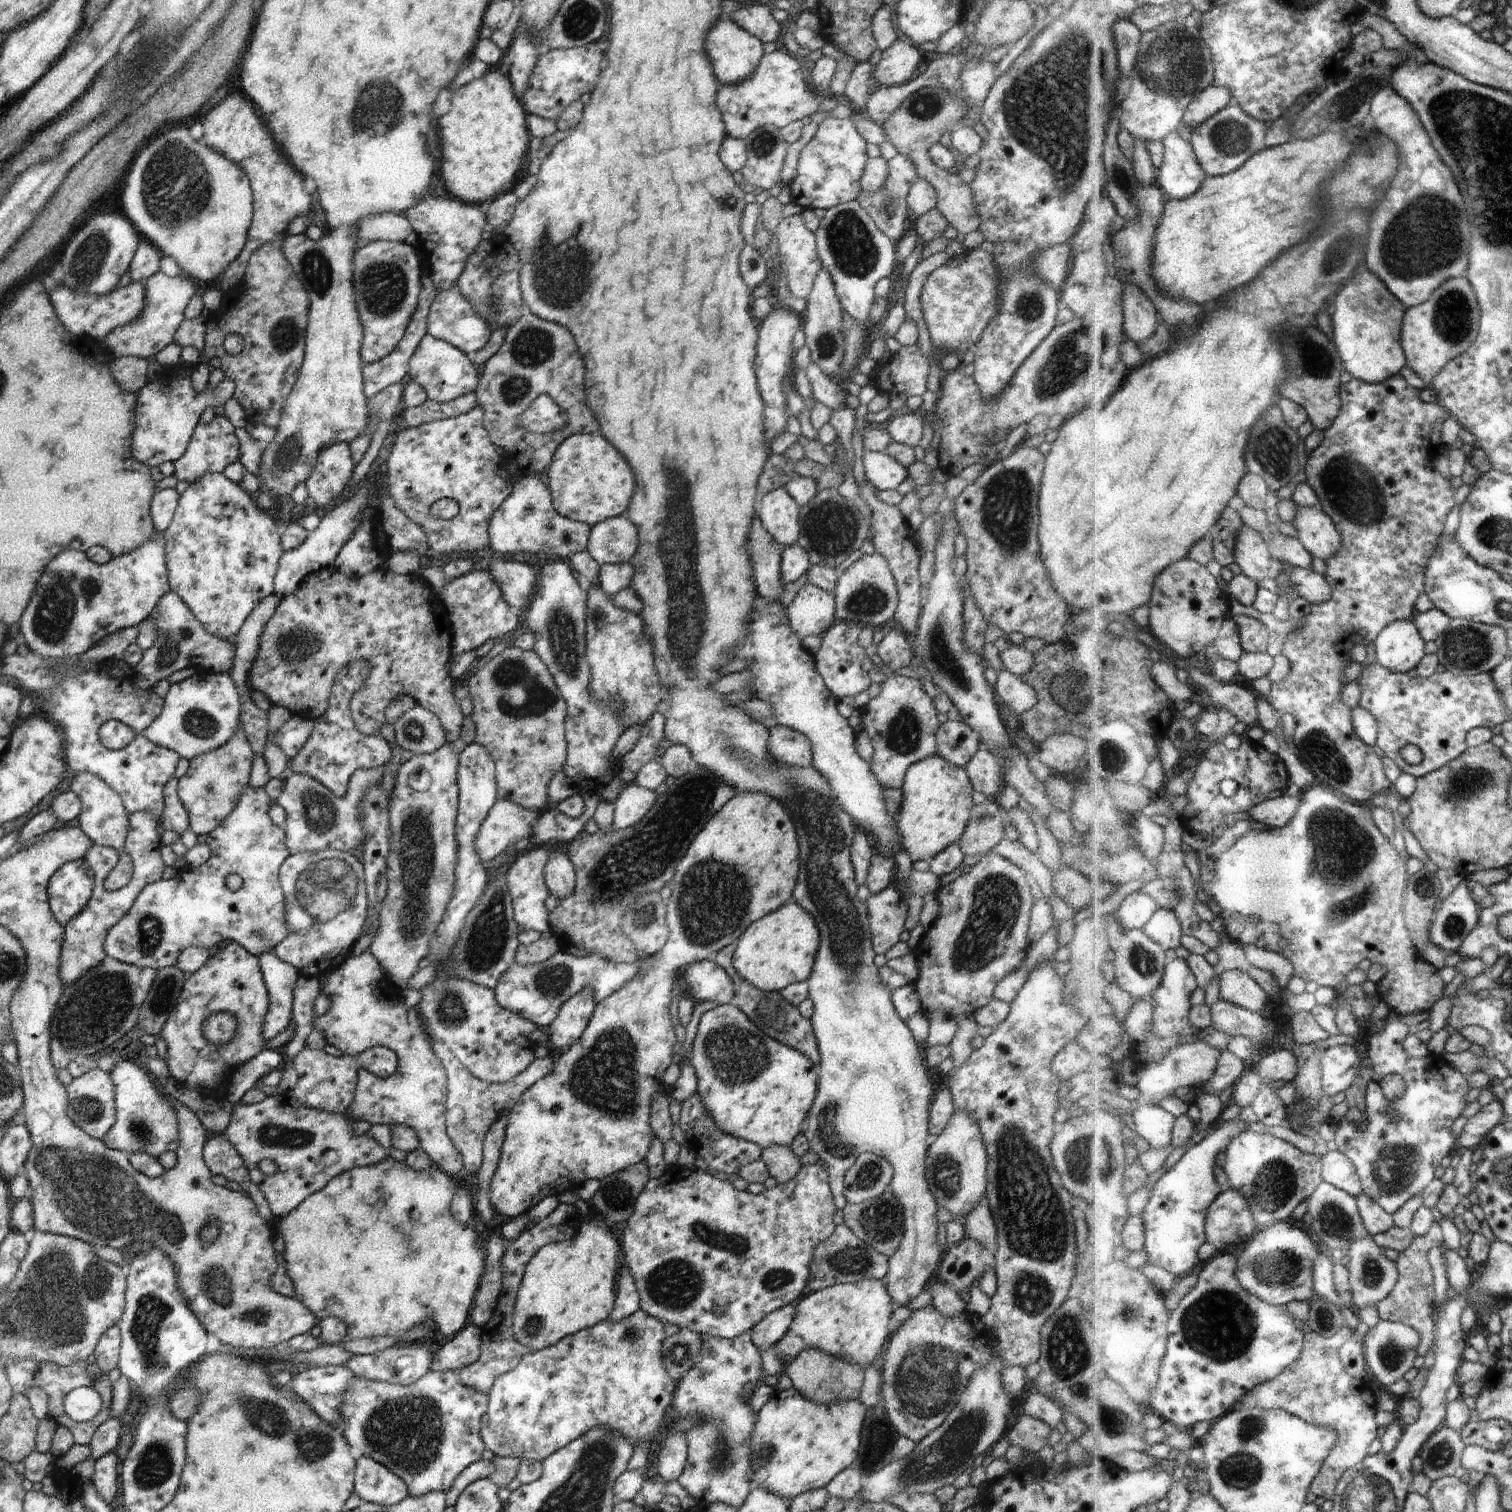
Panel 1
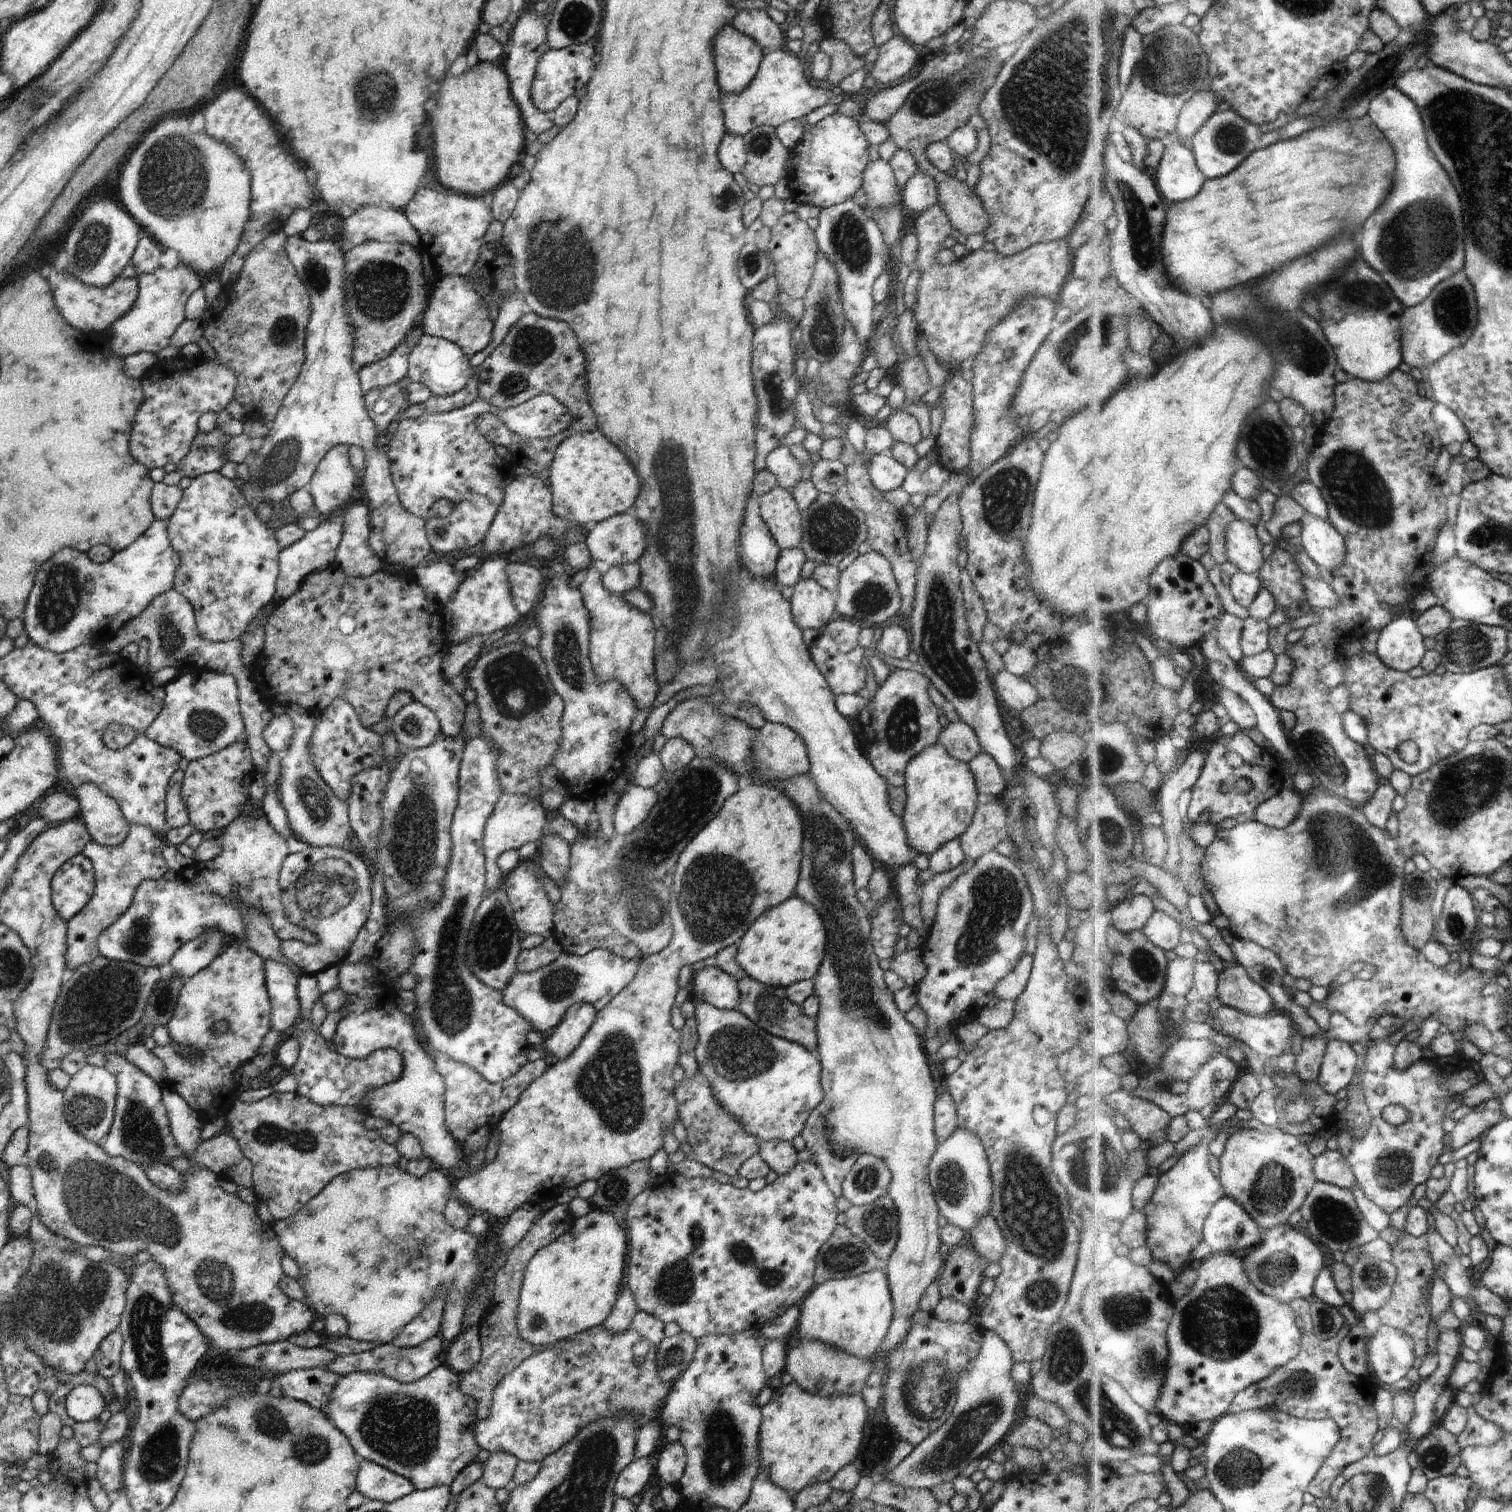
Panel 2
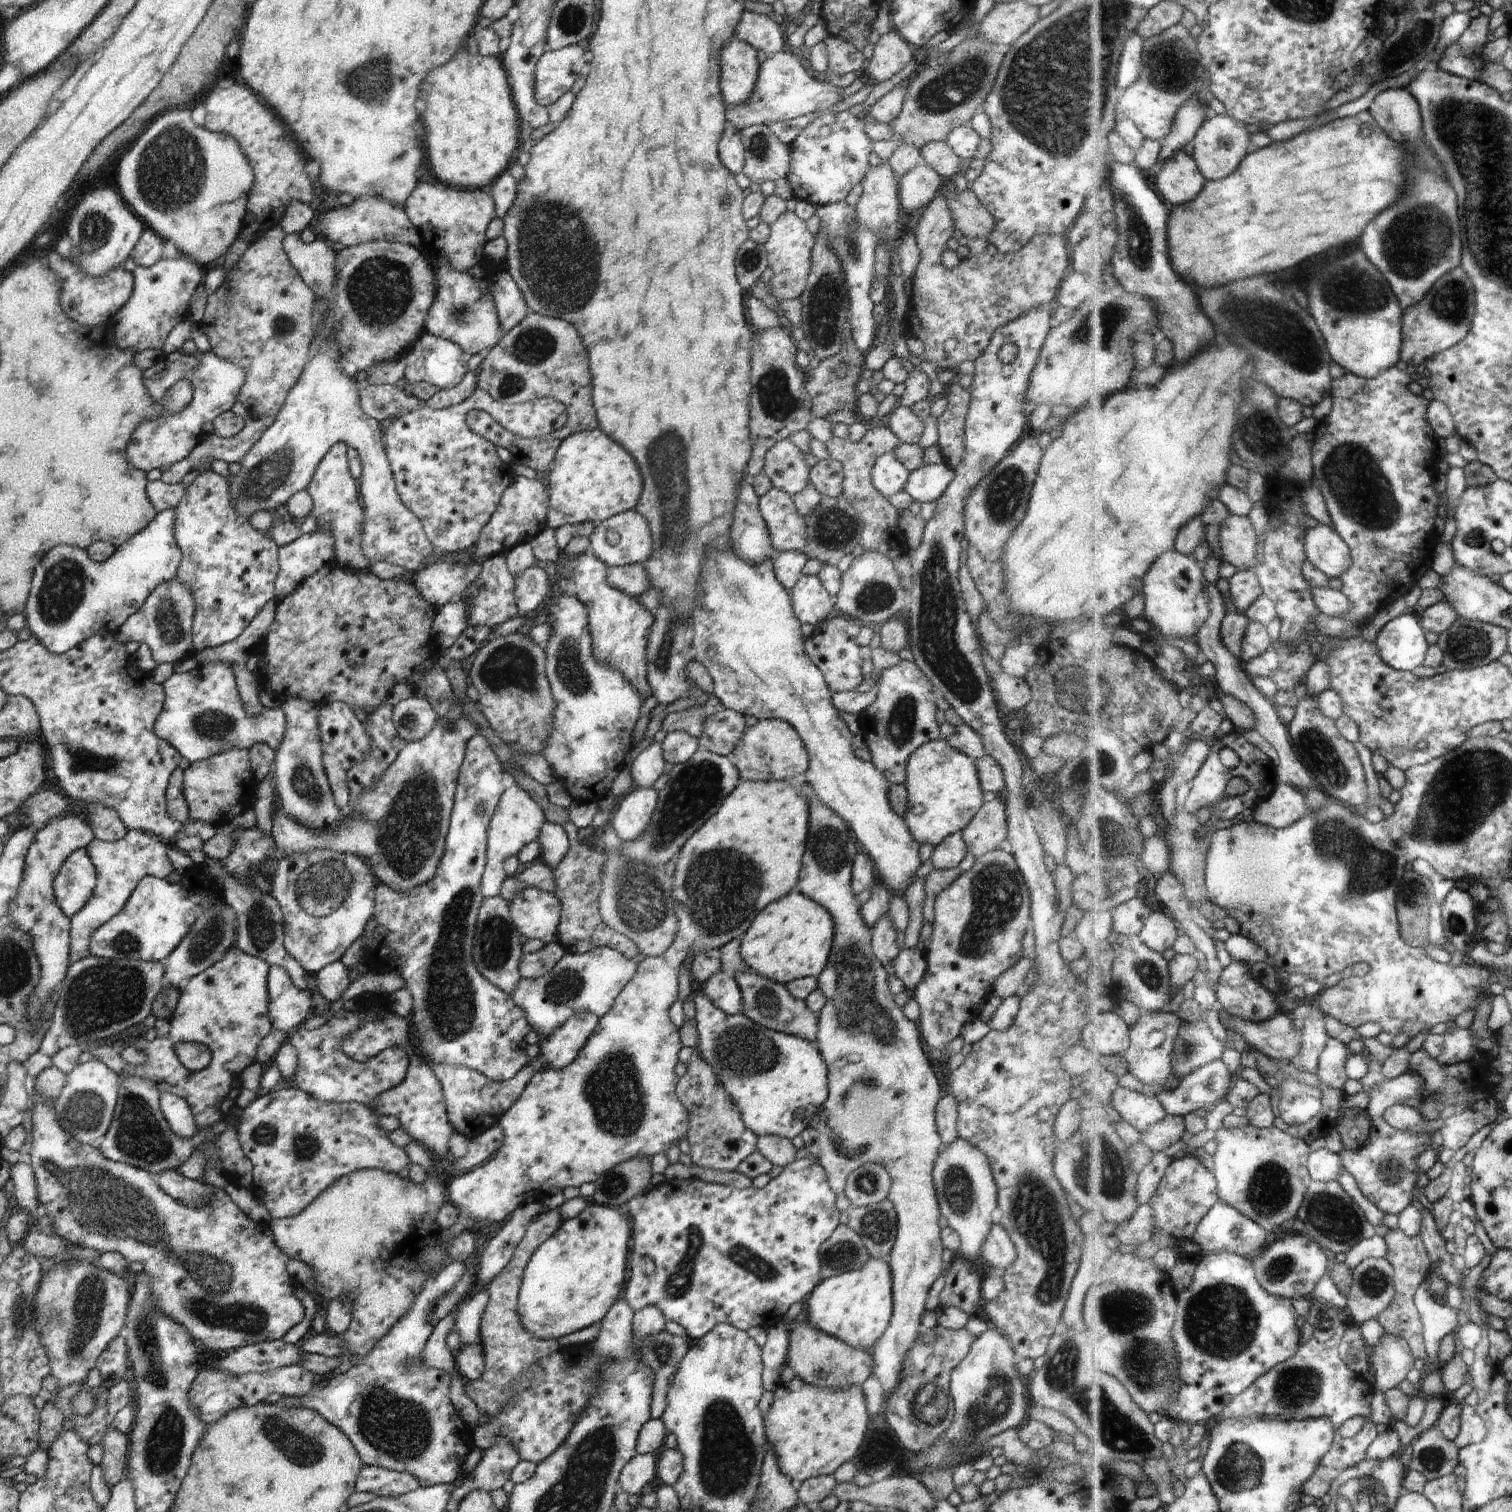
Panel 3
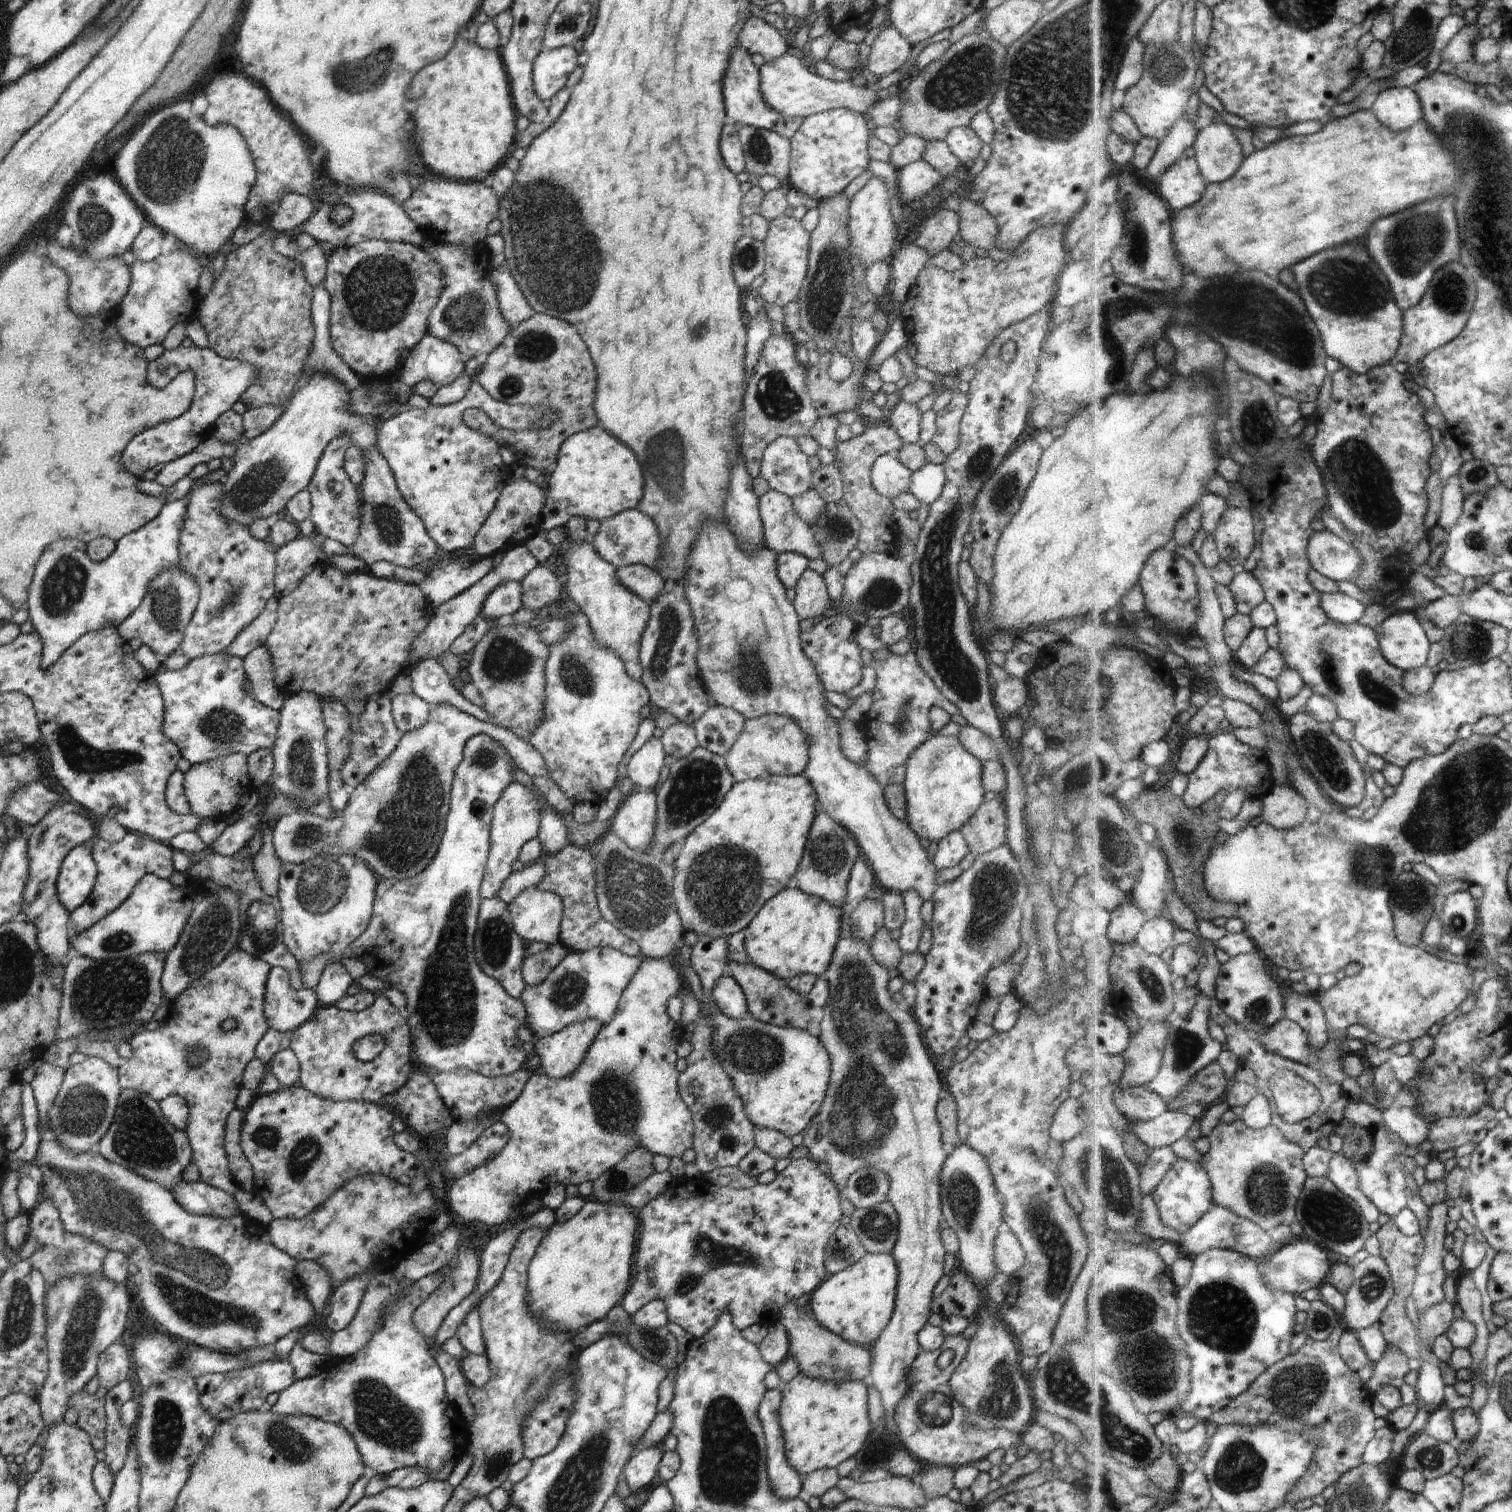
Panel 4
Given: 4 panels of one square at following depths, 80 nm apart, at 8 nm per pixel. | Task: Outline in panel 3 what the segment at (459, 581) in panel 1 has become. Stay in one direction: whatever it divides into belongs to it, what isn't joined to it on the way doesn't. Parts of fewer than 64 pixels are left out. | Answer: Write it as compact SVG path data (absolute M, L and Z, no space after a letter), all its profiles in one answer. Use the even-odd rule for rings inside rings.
M504 553L488 557L481 564L481 567L479 577L470 584L462 596L467 597L467 624L484 626L491 630L520 613L513 593L515 580L509 573L507 558Z

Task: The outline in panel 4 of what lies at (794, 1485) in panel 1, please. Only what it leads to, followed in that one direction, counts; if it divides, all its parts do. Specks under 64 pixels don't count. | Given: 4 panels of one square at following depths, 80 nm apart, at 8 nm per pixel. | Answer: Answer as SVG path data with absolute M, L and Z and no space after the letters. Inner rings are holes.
M798 1373L780 1386L777 1421L784 1439L786 1462L800 1476L822 1469L836 1469L864 1446L872 1430L868 1419L868 1390L865 1382L819 1381Z

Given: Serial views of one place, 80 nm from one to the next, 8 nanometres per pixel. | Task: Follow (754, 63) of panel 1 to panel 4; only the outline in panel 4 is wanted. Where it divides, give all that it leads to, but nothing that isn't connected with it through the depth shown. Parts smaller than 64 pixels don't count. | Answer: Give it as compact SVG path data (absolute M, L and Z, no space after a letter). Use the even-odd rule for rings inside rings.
M738 44L732 54L730 54L730 62L728 62L728 68L726 68L726 74L724 74L724 98L726 98L726 110L728 110L728 116L734 118L733 124L742 123L751 127L758 127L761 129L768 129L772 132L778 133L784 138L791 139L800 125L803 123L803 118L796 117L783 117L775 110L772 110L762 100L760 94L760 75L759 68L752 63L752 54L749 53L742 45Z

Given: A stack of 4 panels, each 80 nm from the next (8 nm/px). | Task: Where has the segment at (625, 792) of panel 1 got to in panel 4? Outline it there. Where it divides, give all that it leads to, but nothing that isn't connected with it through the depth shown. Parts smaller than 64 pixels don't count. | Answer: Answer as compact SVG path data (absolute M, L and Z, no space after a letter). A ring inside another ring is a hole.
M635 789L623 798L612 816L610 830L632 850L647 852L655 833L657 796L653 790Z

